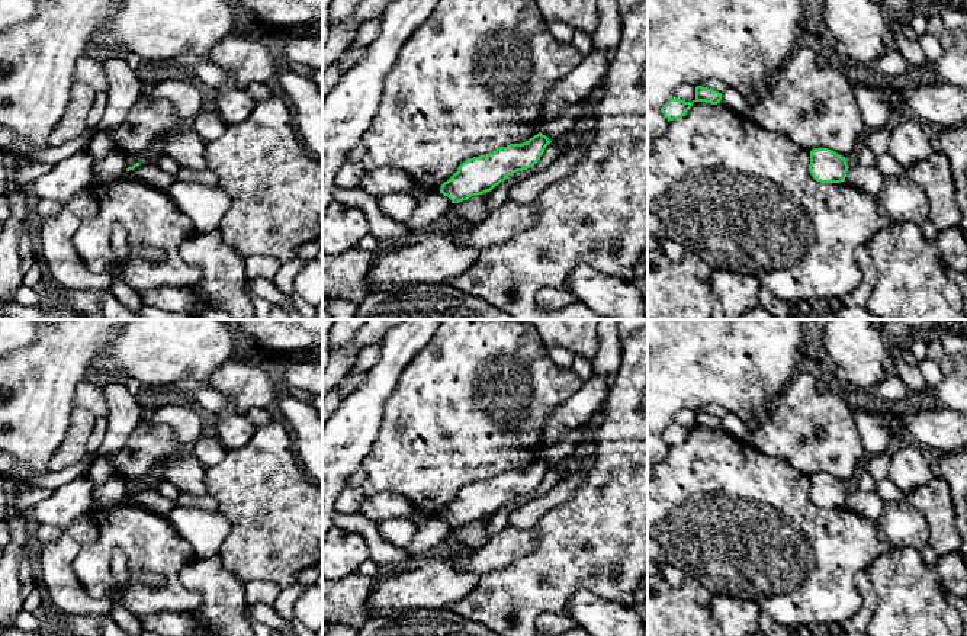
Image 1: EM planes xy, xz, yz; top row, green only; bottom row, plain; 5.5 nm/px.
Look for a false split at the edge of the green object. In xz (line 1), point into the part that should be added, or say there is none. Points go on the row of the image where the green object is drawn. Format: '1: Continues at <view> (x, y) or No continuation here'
1: No continuation here

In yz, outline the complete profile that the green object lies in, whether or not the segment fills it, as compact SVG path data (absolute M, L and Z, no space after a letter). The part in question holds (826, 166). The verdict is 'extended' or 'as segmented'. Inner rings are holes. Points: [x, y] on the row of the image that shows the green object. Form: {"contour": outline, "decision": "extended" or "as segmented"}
{"contour": "M813 148L810 151L810 174L820 183L841 183L845 182L848 163L845 157L836 154L829 148Z", "decision": "as segmented"}

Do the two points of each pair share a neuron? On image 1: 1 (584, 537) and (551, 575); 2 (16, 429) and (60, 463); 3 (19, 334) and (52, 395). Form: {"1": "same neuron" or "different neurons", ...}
{"1": "same neuron", "2": "different neurons", "3": "different neurons"}

